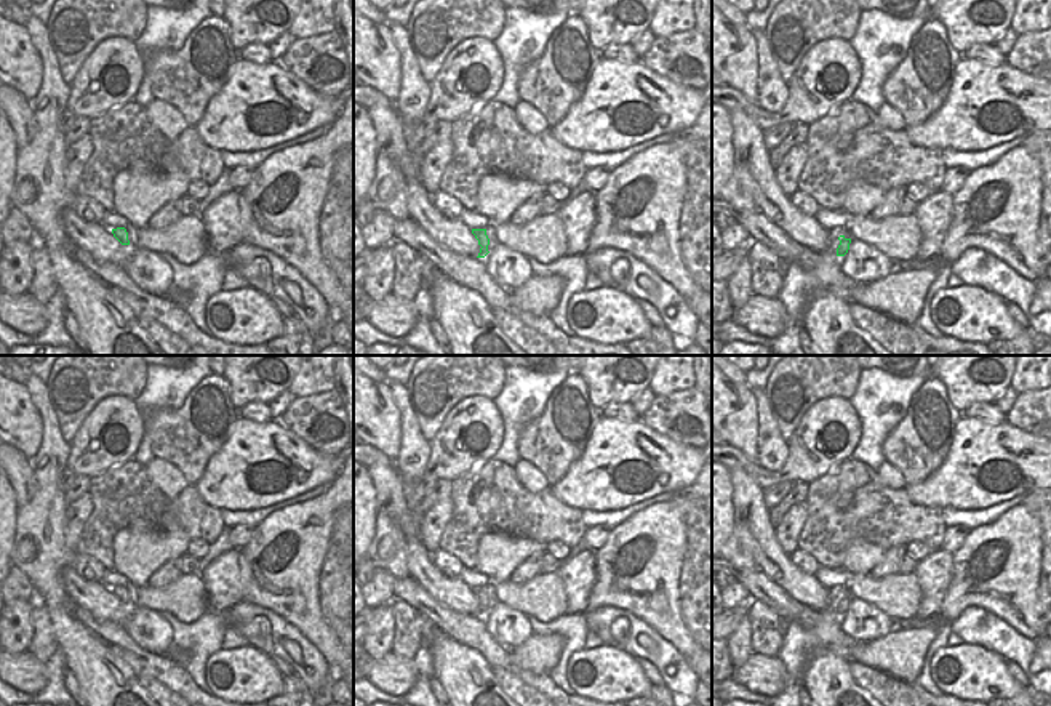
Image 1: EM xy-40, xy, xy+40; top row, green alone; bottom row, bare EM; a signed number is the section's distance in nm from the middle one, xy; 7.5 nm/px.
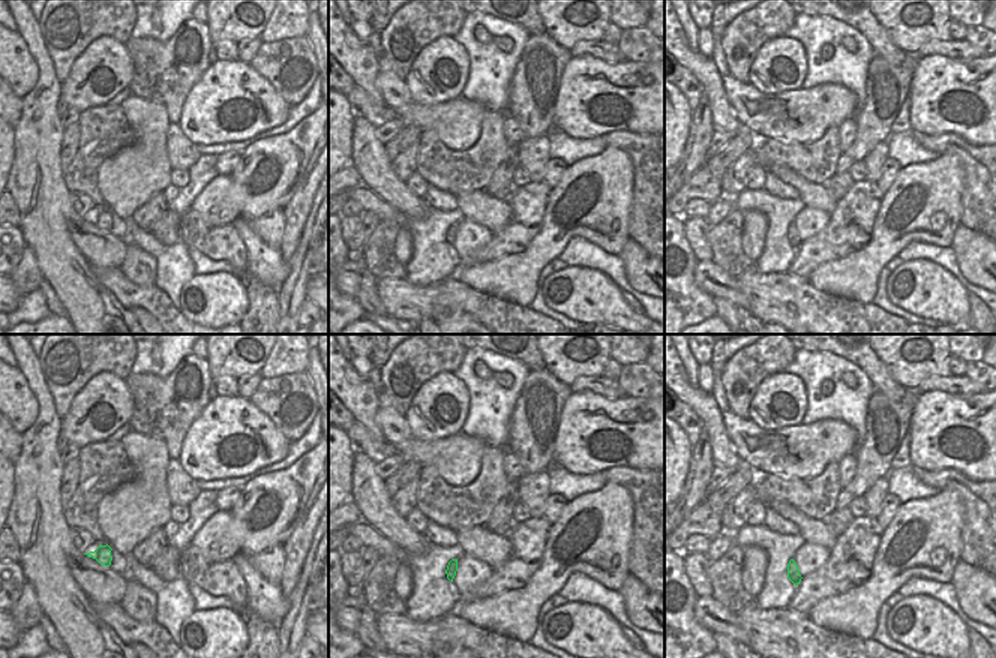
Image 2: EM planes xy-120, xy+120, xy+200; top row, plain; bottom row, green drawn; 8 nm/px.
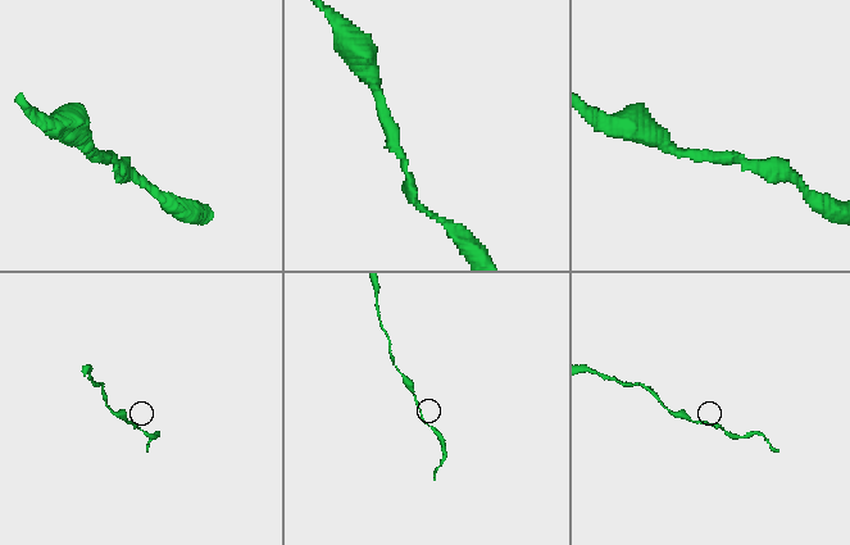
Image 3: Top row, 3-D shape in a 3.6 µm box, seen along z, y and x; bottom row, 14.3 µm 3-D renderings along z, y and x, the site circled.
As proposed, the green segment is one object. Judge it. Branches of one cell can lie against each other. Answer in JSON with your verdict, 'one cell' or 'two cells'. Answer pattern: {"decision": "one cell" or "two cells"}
{"decision": "one cell"}

